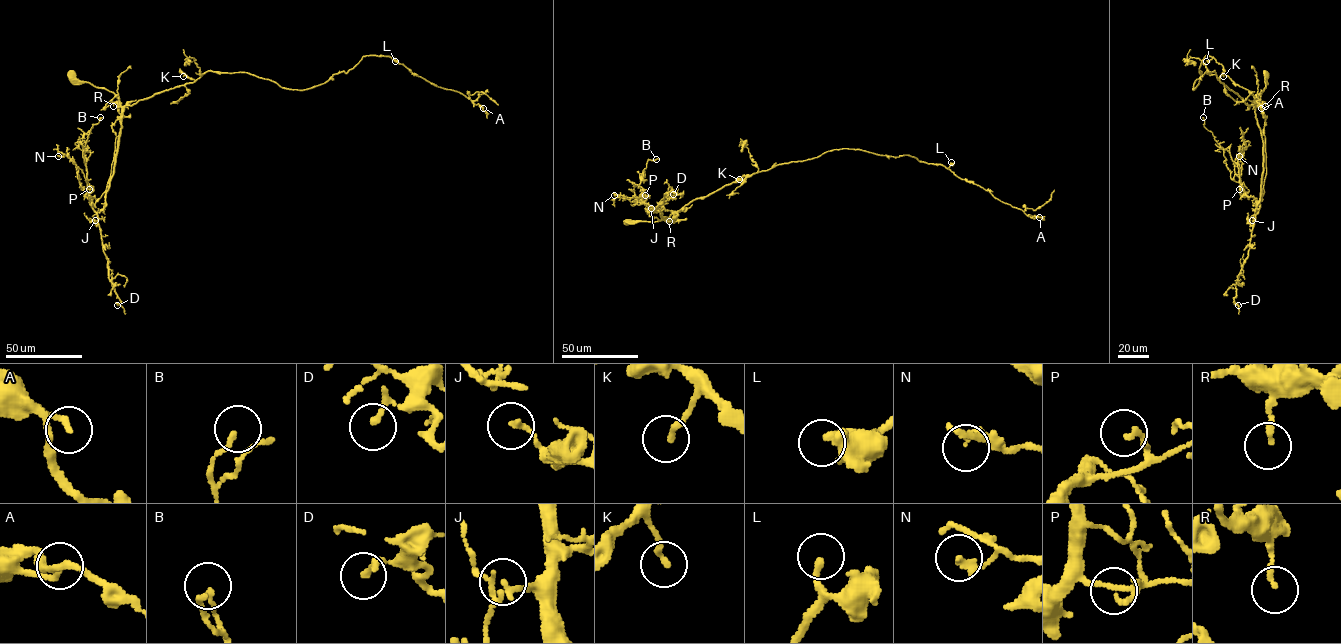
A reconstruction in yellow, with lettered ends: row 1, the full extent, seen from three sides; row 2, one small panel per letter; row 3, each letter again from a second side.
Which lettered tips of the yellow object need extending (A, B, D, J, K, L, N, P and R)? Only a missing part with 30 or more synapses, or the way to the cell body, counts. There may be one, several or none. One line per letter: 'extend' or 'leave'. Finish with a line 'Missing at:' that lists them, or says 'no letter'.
A: leave
B: leave
D: leave
J: leave
K: leave
L: extend
N: leave
P: leave
R: leave
Missing at: L

